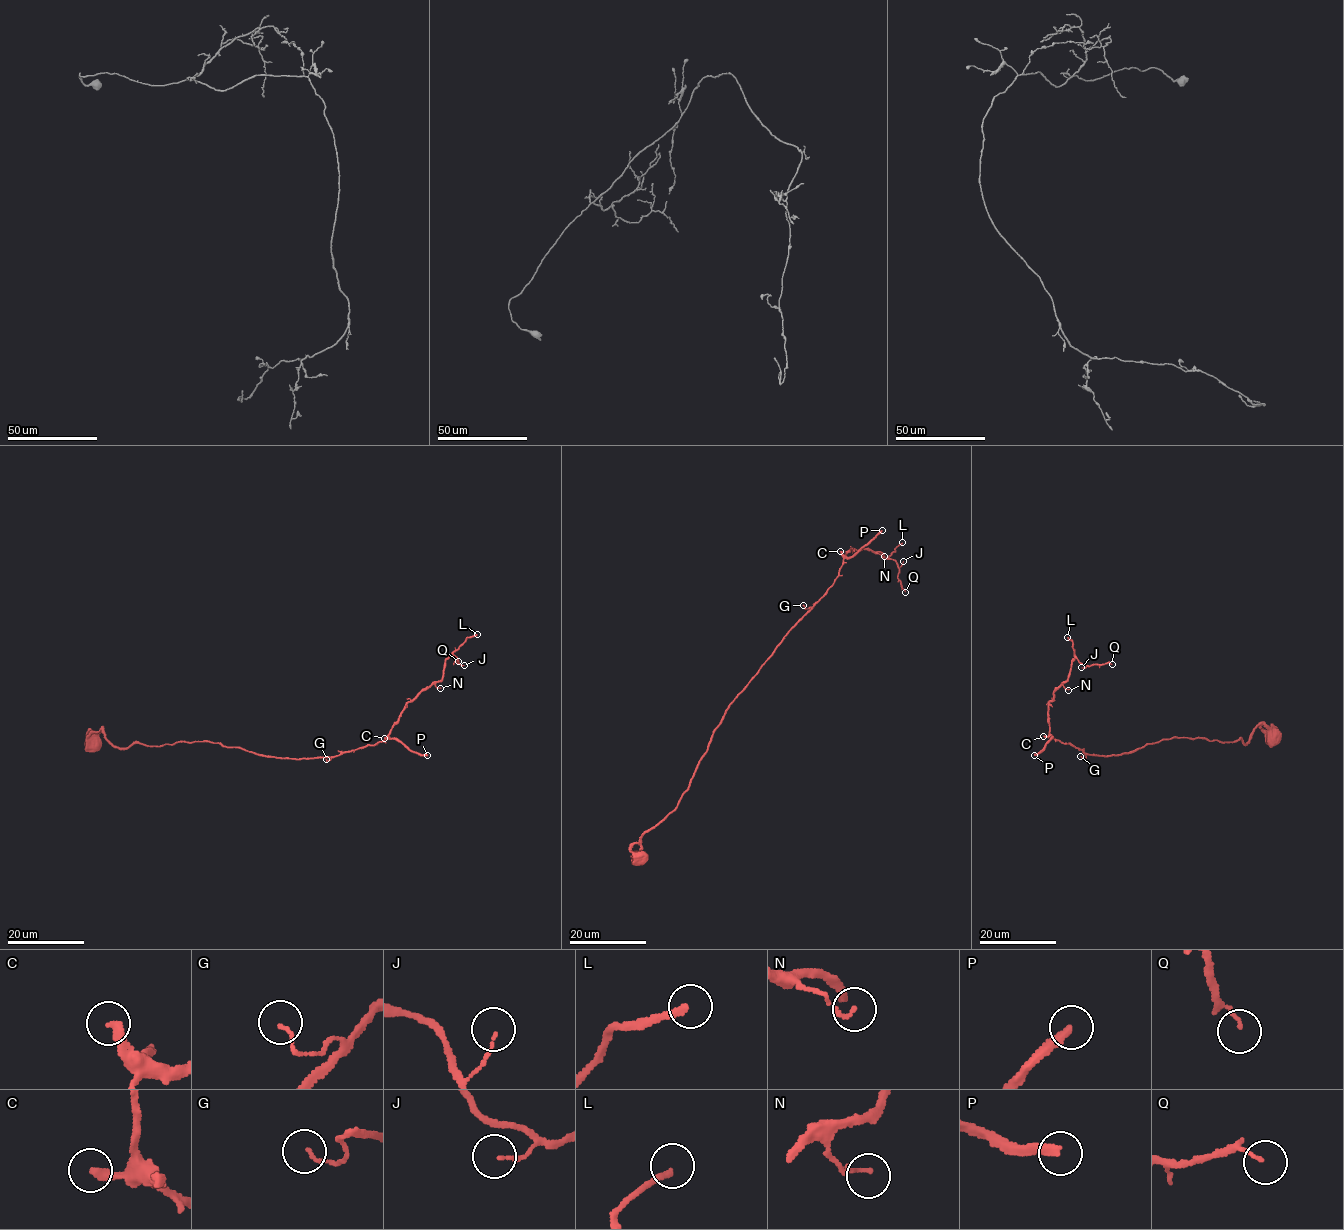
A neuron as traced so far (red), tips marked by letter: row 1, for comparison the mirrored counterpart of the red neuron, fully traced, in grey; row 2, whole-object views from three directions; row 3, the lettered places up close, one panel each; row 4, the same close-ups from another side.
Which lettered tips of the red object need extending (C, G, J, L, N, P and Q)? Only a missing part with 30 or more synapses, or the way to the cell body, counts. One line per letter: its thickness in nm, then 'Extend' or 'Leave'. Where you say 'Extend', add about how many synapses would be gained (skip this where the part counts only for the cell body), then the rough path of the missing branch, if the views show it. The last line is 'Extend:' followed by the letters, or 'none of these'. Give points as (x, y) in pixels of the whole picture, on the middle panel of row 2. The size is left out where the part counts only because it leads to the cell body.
C: Thickness 280 nm. Leave
G: Thickness 100 nm. Leave
J: Thickness 80 nm. Leave
L: Thickness 200 nm. Leave
N: Thickness 120 nm. Leave
P: Thickness 280 nm. Extend. Roughly 140 synapses
Q: Thickness 100 nm. Leave
Extend: P

